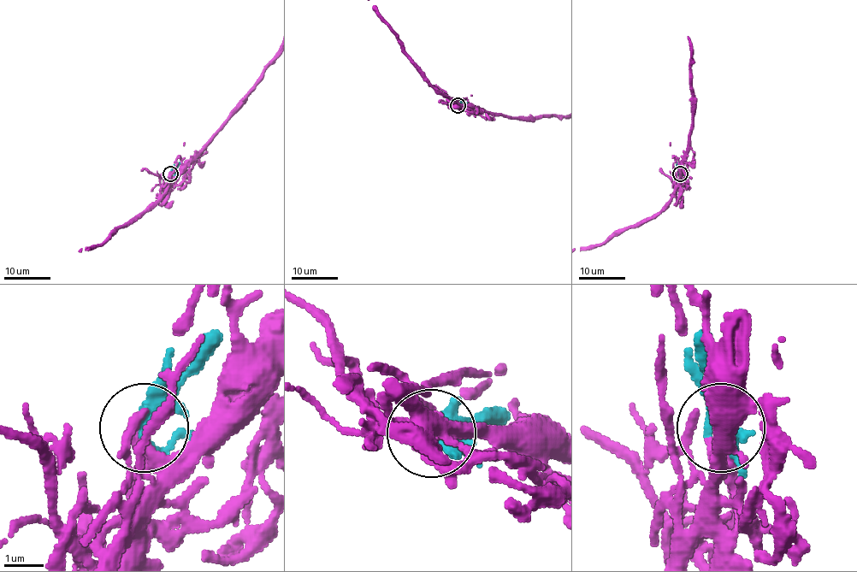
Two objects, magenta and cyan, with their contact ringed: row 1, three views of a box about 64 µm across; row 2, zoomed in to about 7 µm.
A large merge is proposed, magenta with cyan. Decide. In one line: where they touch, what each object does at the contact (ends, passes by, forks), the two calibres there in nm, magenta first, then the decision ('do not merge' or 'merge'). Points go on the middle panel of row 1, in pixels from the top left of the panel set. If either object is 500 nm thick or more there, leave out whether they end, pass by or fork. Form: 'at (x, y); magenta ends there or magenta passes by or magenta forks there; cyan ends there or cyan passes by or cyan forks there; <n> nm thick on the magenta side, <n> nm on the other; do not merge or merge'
at (458, 105); magenta passes by; cyan forks there; 200 nm thick on the magenta side, 320 nm on the other; merge

